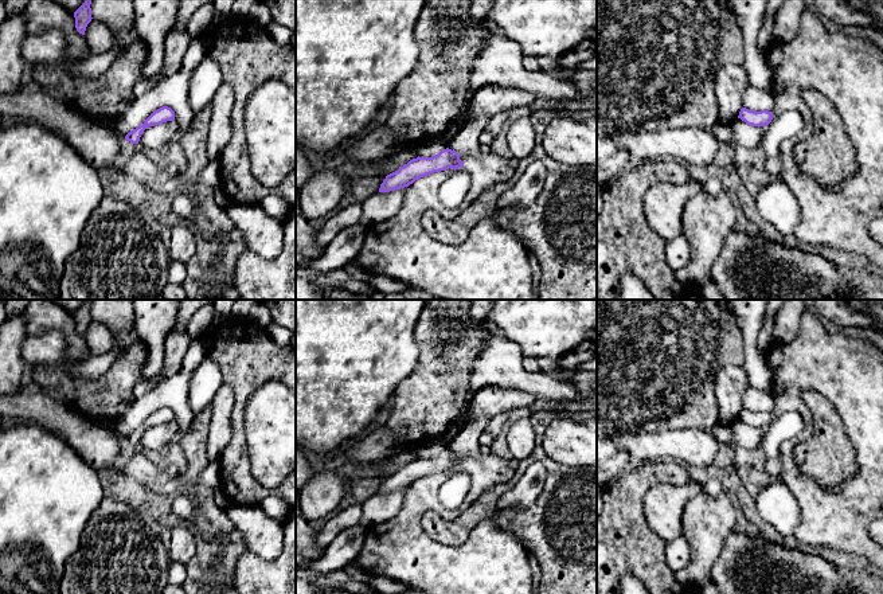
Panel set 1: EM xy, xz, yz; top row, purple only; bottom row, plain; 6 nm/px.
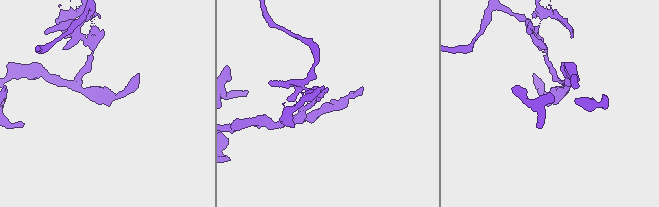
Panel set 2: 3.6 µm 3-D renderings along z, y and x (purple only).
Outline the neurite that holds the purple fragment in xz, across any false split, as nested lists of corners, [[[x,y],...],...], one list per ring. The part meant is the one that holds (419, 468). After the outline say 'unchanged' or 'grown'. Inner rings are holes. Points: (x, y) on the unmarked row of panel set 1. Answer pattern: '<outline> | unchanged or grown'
[[[444,450],[433,458],[417,458],[401,468],[398,472],[386,477],[380,485],[379,493],[390,493],[409,488],[415,481],[434,473],[441,473],[449,469],[454,472],[464,468],[464,462],[454,450]]] | unchanged

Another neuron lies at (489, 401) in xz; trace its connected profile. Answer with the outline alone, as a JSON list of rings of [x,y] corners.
[[[499,386],[482,387],[474,394],[469,405],[465,425],[482,415],[492,417],[499,413],[509,413],[515,409],[531,407],[536,399],[534,395],[519,392],[513,388]]]

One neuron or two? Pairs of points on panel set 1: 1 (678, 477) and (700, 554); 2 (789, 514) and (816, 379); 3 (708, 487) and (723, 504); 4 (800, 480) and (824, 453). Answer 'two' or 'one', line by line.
1: two
2: two
3: two
4: two

